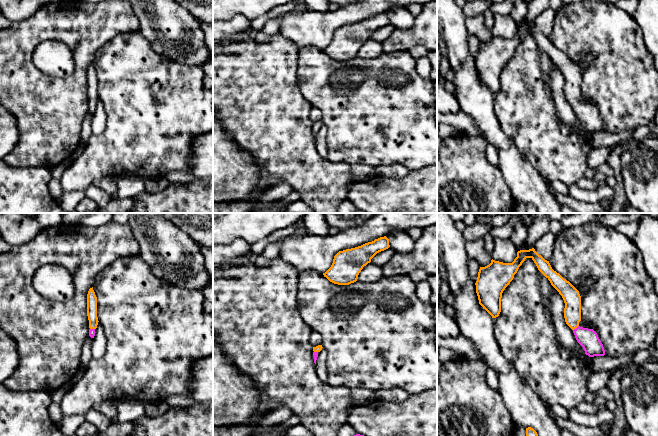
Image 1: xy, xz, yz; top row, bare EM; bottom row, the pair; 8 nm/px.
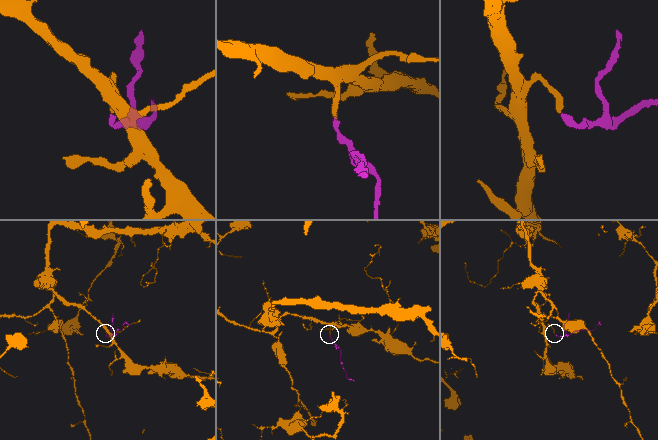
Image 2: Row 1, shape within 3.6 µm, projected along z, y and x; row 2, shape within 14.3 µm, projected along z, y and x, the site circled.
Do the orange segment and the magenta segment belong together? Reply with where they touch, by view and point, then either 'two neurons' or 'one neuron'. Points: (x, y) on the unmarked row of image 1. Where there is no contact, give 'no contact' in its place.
yz (575, 104) | one neuron

